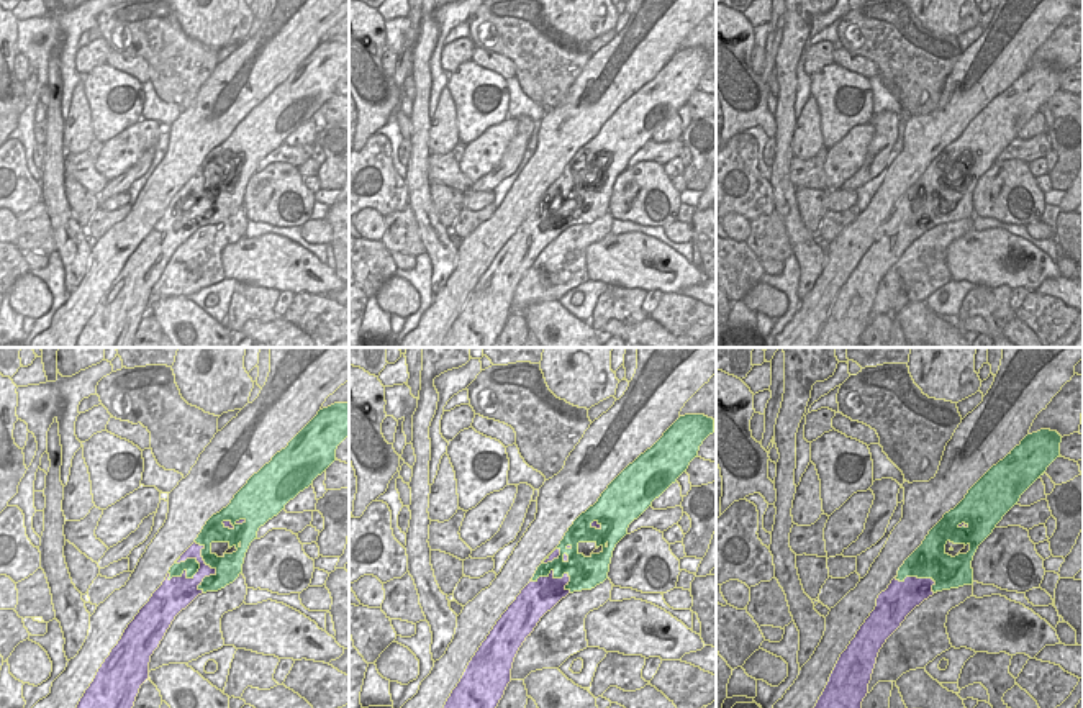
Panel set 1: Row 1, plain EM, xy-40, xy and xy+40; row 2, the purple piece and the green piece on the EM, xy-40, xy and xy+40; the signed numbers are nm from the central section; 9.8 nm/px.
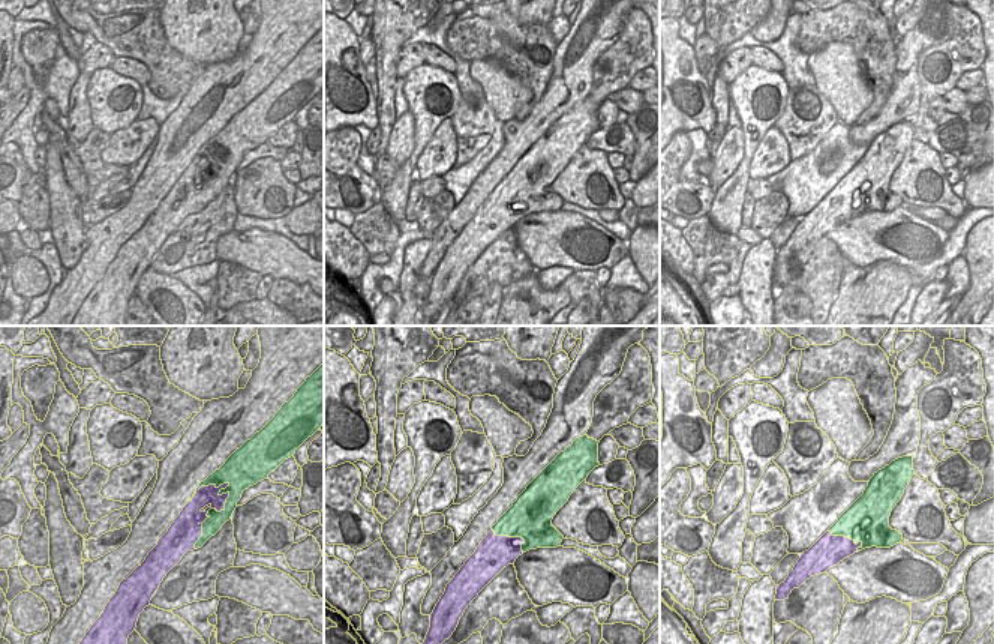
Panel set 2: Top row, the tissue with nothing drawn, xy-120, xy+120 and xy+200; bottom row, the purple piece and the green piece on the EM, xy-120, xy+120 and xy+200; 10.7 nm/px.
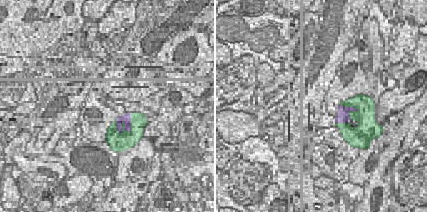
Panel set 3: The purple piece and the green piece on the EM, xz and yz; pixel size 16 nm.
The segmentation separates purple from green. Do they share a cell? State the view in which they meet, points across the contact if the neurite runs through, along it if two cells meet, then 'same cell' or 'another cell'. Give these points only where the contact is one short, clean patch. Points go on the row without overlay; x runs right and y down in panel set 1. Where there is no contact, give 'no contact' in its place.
xy-40 | same cell

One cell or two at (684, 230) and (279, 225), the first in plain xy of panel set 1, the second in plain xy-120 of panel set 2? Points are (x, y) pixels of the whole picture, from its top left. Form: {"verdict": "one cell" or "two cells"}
{"verdict": "two cells"}

